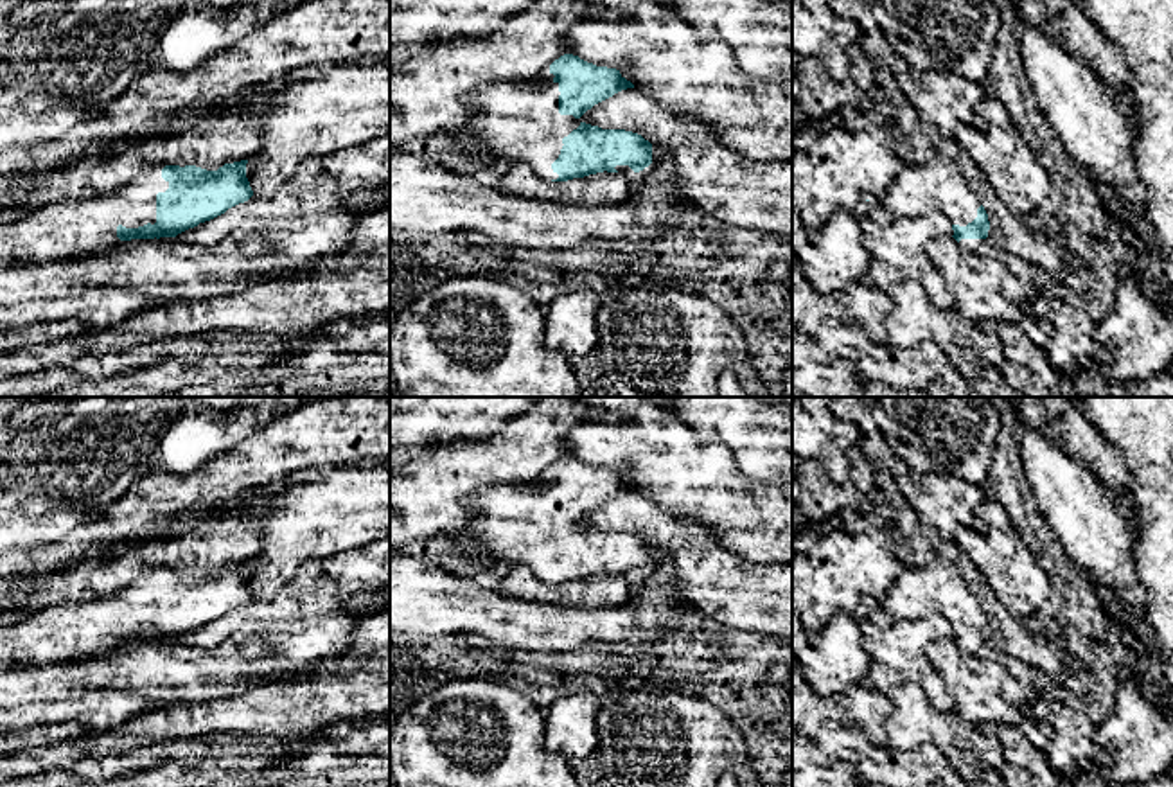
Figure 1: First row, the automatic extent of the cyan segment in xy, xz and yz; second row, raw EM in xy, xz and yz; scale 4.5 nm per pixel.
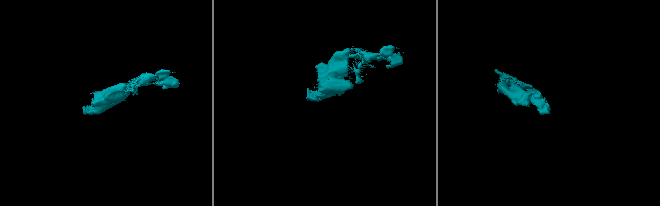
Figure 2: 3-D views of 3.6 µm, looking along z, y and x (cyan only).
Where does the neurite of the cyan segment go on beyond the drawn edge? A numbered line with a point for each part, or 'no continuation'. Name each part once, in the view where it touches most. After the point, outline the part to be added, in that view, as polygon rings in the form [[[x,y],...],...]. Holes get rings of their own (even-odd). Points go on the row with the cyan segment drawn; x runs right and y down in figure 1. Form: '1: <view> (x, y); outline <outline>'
1: xy (67, 229); outline [[[147,165],[124,187],[90,199],[63,196],[43,207],[31,208],[23,217],[0,225],[0,270],[23,264],[68,262],[108,252],[128,241],[117,237],[117,226],[138,228],[156,223],[156,194],[169,189],[162,178],[165,165]]]

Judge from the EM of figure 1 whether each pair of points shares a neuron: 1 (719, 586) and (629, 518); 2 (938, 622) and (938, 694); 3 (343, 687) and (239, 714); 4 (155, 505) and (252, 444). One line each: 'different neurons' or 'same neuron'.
1: same neuron
2: same neuron
3: same neuron
4: same neuron

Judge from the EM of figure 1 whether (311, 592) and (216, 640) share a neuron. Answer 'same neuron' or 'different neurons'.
same neuron

